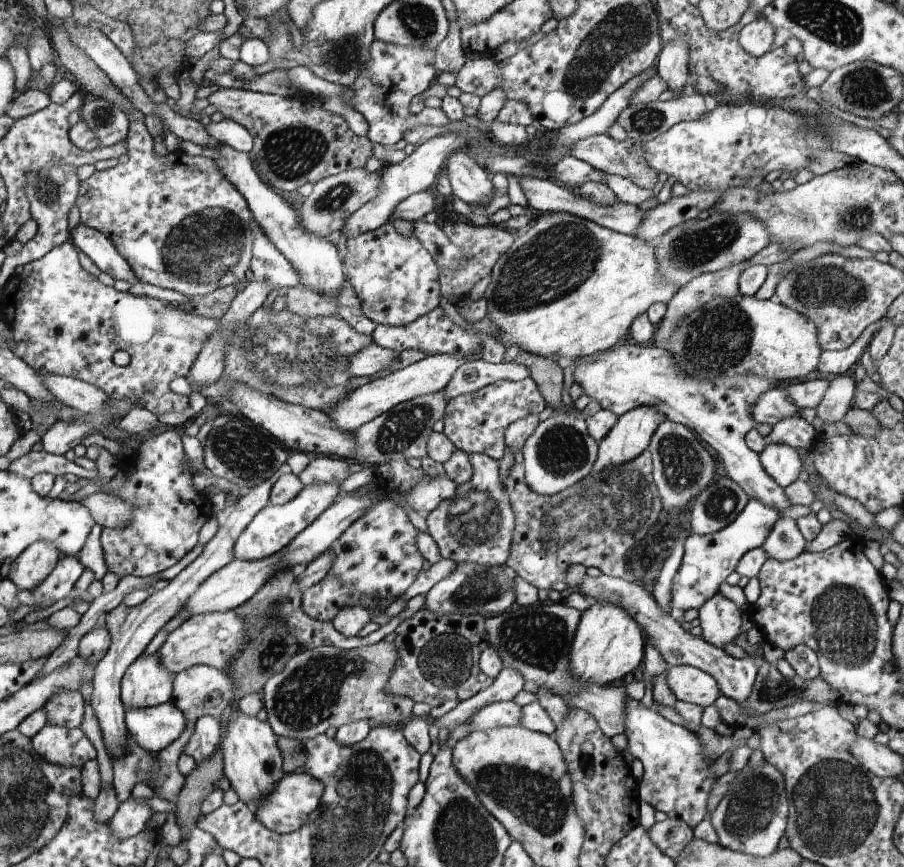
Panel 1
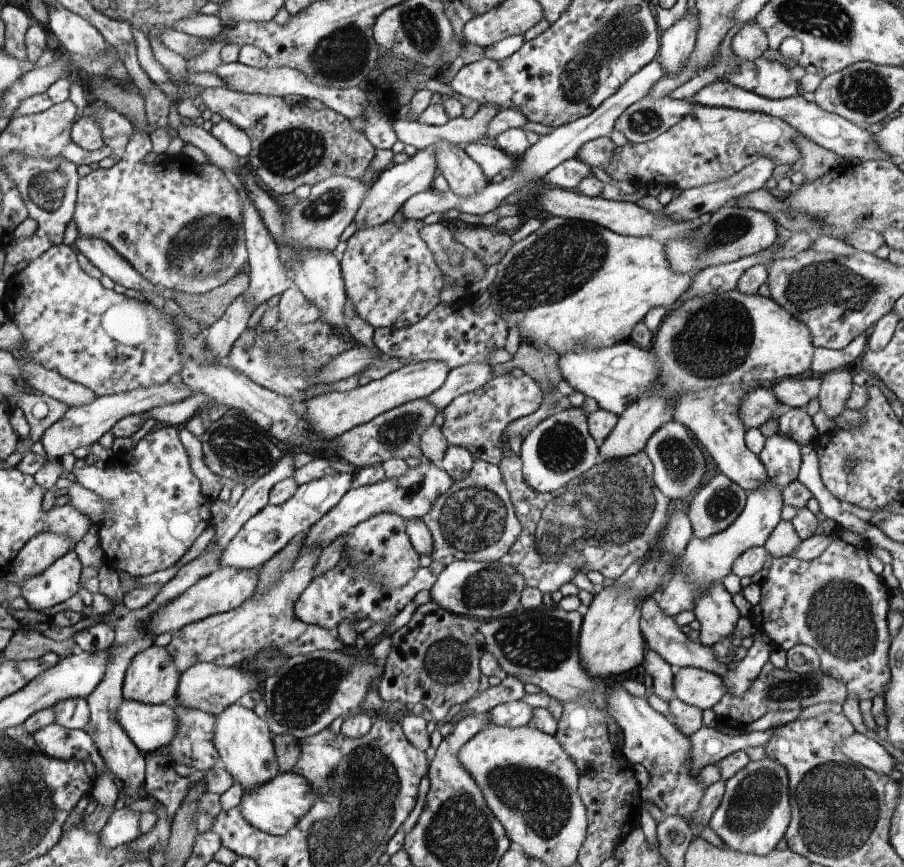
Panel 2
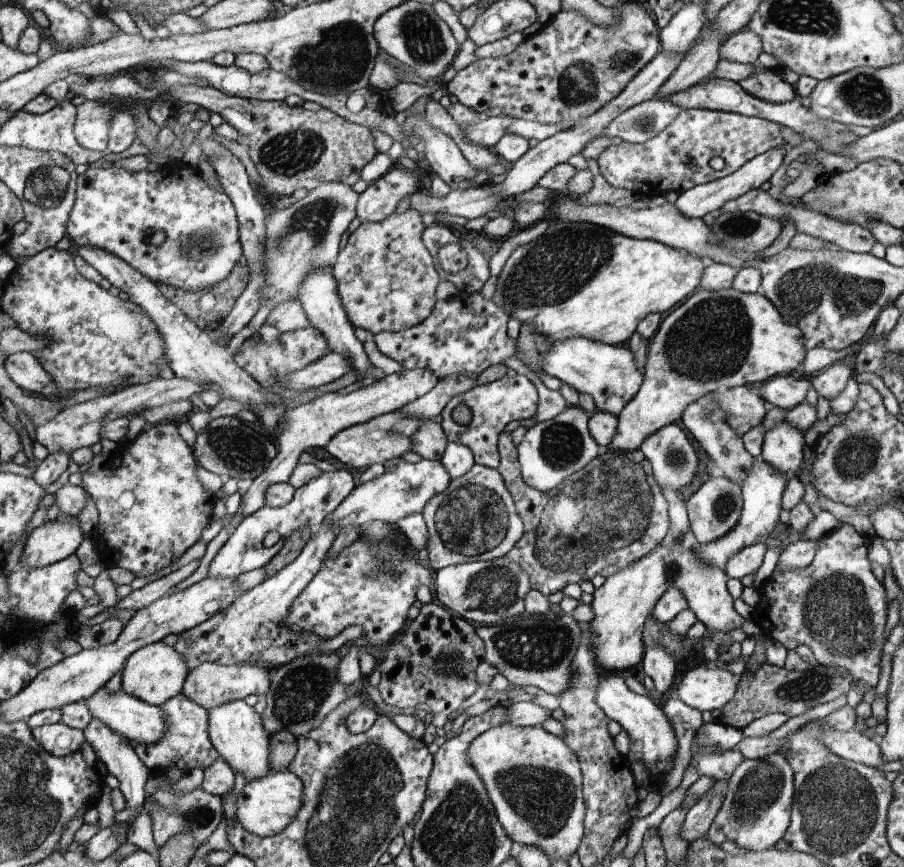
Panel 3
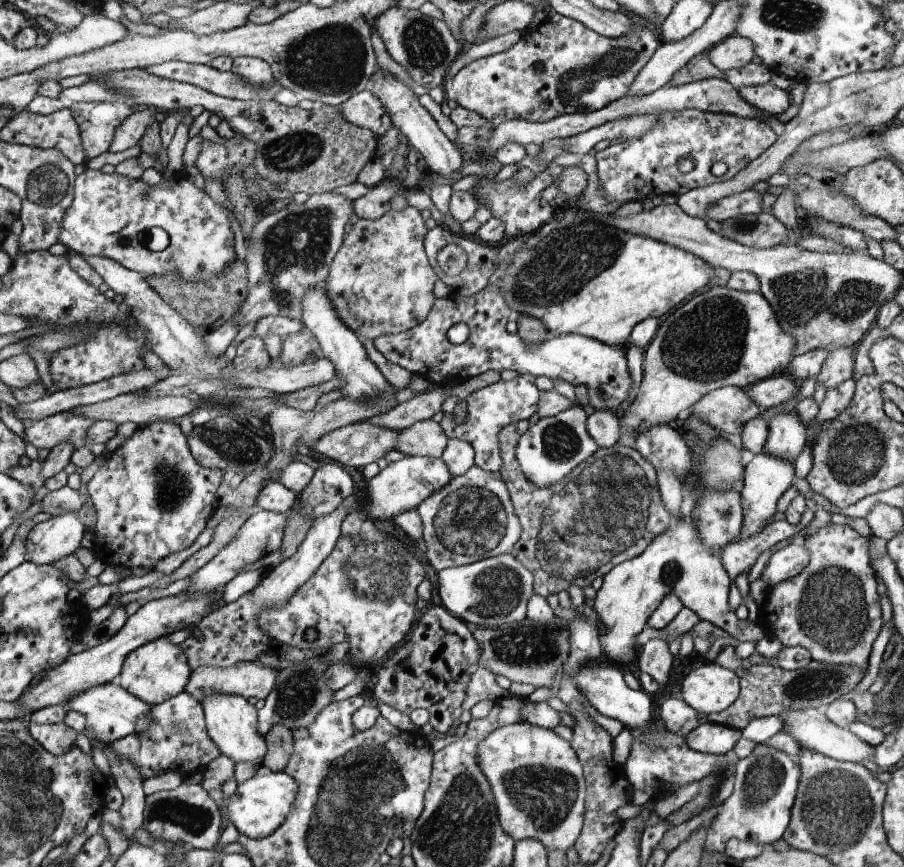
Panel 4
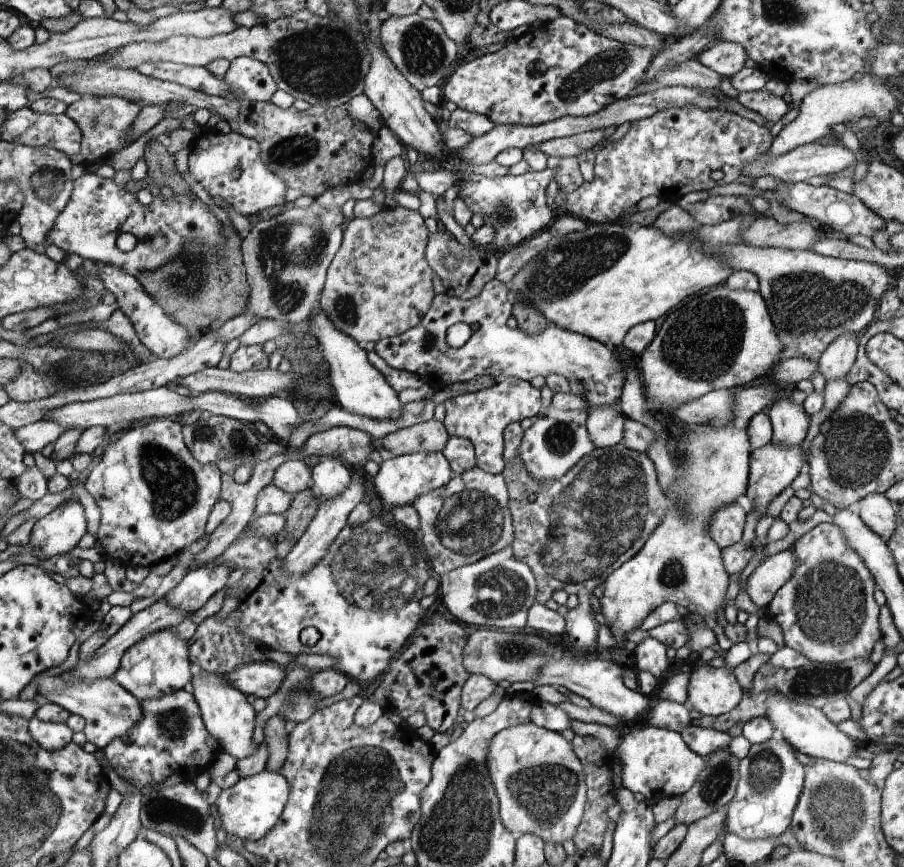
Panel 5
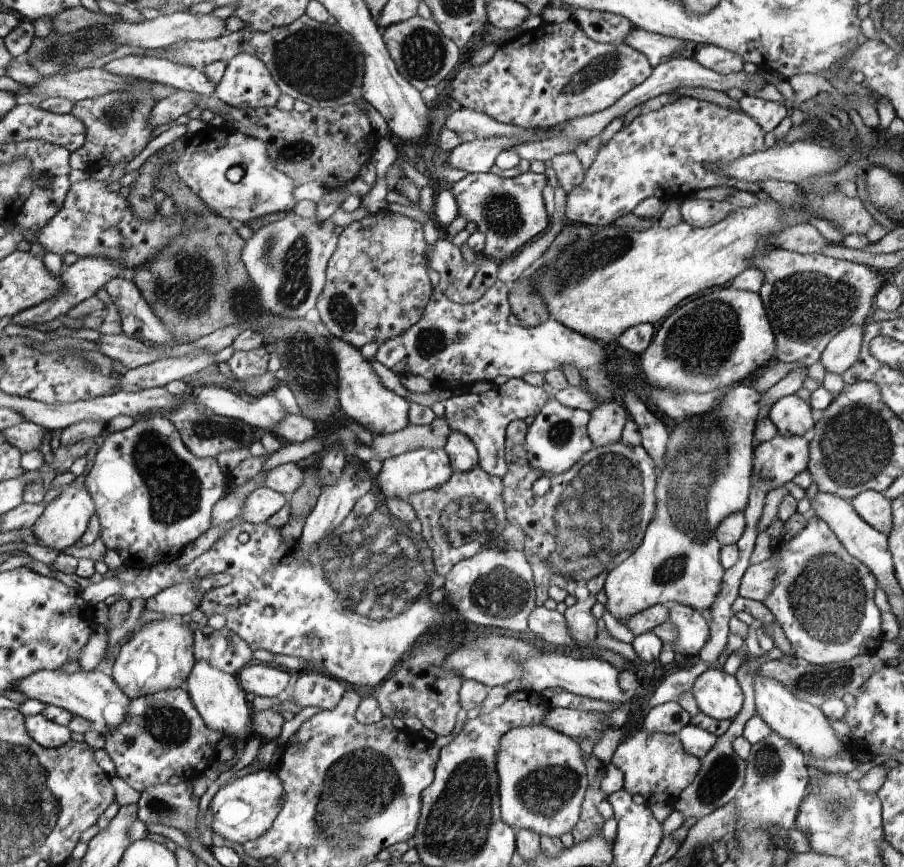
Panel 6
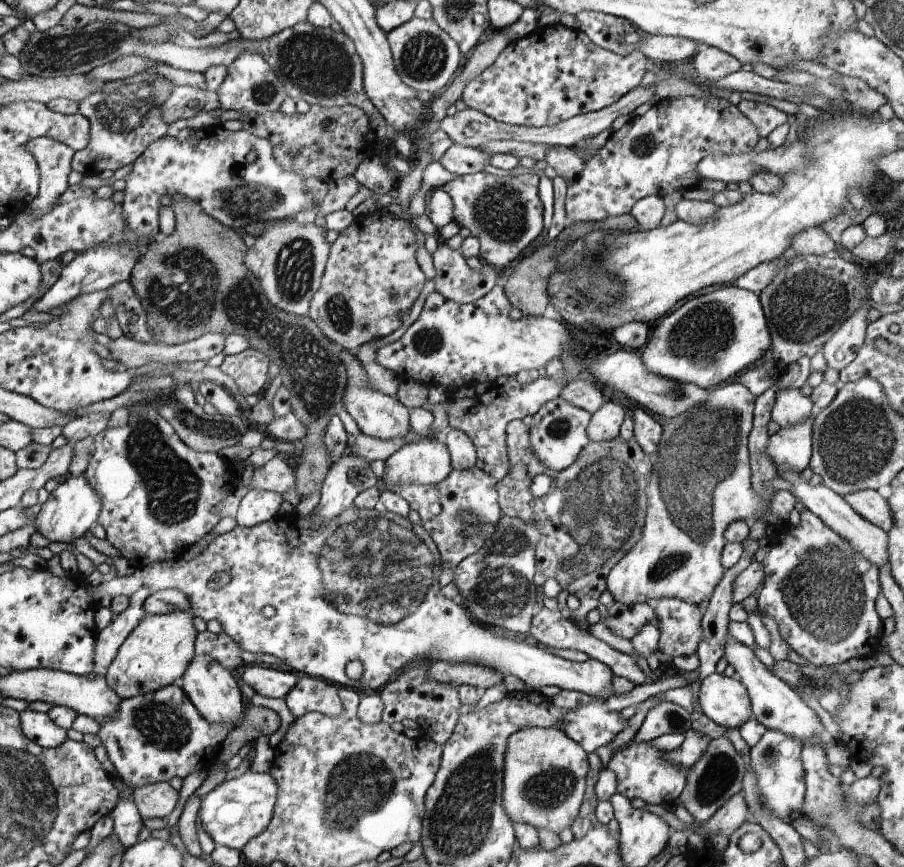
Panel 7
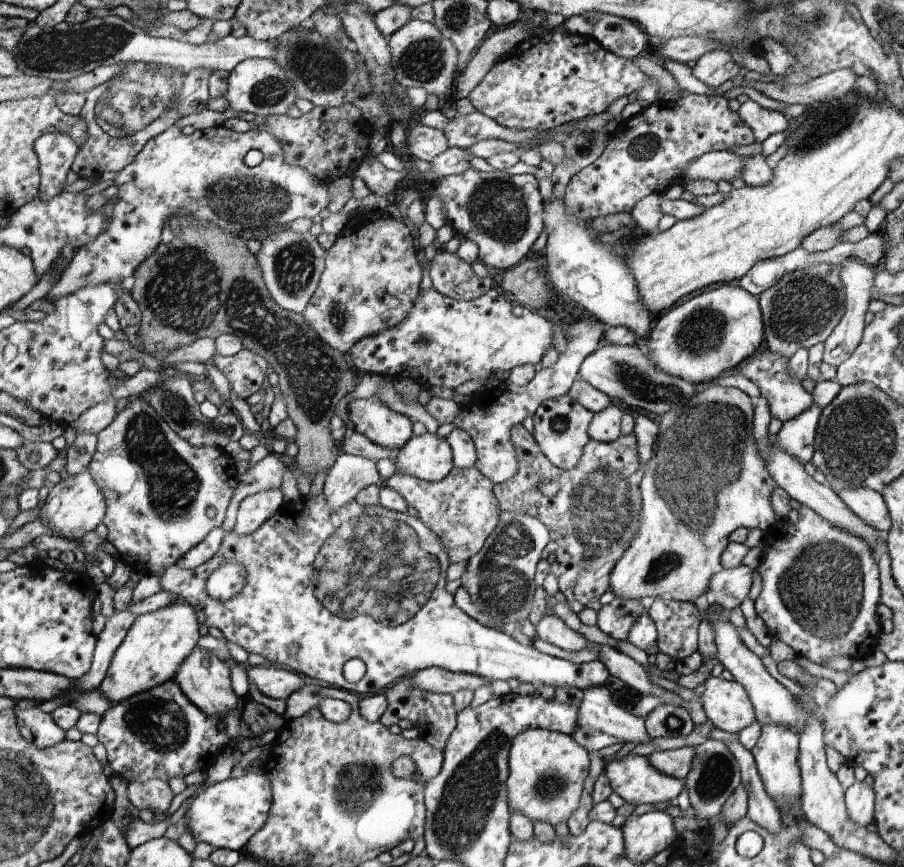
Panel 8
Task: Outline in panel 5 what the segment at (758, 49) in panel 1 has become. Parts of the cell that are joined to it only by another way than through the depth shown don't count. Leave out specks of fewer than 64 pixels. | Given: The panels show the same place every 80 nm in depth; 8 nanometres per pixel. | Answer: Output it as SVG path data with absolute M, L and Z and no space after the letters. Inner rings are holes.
M718 40L706 50L703 50L698 60L721 77L731 77L740 72L749 56L746 49L738 43Z

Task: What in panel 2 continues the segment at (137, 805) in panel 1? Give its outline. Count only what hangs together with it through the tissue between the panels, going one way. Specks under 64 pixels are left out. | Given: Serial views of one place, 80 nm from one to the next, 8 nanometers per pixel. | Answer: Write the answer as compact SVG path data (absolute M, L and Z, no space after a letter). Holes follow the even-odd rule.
M129 807L116 809L99 832L101 843L111 849L135 840L140 835L140 814Z

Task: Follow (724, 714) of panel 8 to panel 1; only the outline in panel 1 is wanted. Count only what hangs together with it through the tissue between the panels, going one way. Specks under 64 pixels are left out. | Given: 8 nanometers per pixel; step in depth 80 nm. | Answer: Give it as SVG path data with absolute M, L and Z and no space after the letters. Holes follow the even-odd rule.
M674 665L664 673L667 685L678 701L694 703L704 708L715 704L721 695L712 675L690 665Z

